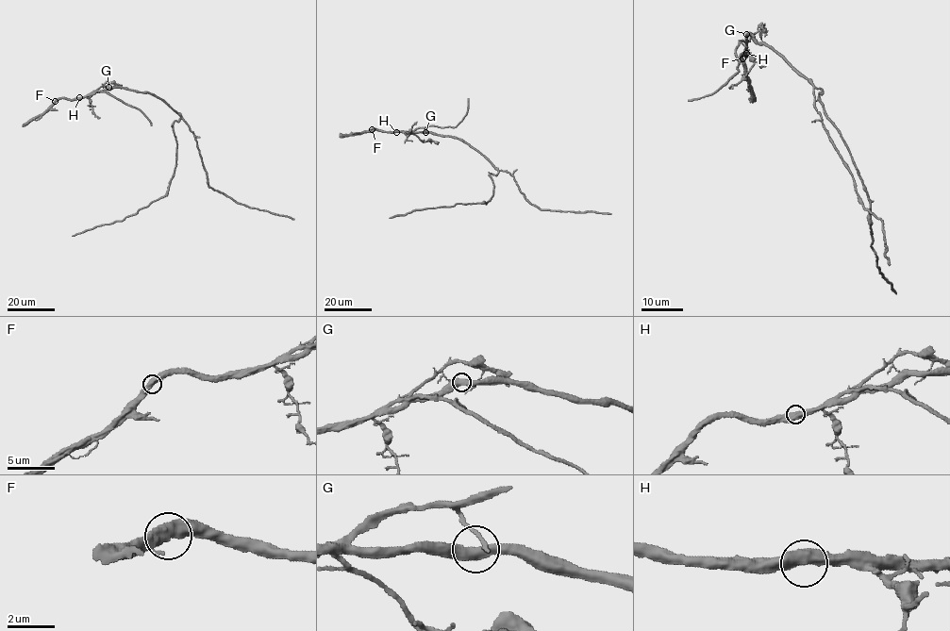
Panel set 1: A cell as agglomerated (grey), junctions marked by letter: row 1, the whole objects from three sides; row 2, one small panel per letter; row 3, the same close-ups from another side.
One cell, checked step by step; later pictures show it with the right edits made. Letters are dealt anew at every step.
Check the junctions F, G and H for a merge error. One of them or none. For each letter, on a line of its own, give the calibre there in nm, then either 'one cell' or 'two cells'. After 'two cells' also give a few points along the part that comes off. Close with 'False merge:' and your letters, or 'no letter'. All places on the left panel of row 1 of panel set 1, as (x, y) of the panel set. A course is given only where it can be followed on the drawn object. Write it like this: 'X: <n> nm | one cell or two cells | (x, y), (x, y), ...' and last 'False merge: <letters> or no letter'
F: 500 nm | one cell
G: 550 nm | one cell
H: 550 nm | one cell
False merge: no letter

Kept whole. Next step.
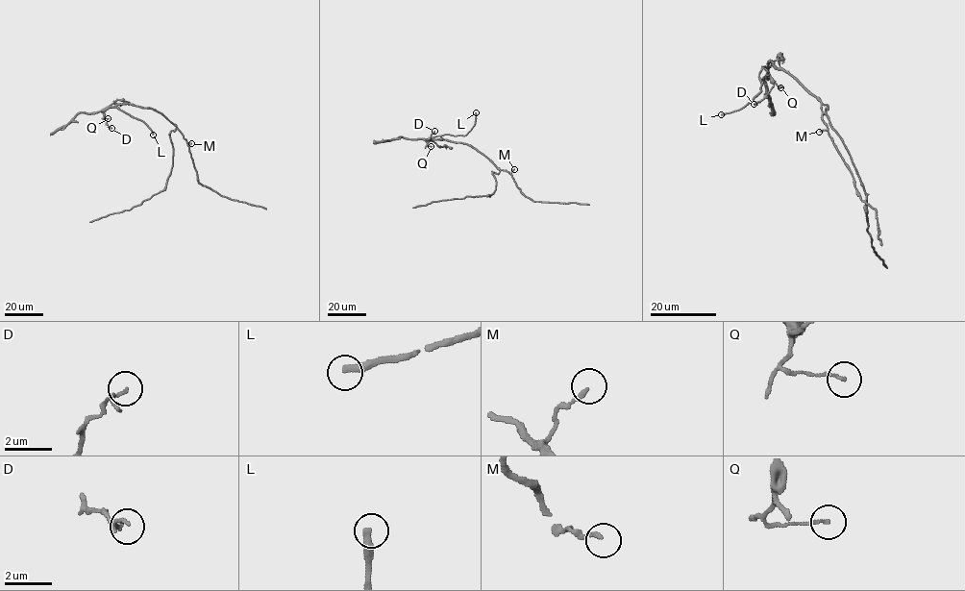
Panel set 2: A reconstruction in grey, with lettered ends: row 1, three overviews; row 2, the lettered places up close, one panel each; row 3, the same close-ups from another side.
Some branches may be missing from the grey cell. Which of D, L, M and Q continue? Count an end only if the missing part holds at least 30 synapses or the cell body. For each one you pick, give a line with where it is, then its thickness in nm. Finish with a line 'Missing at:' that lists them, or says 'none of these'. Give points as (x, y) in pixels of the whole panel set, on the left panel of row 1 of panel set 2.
L: at (153, 135); 320 nm thick
Missing at: L

